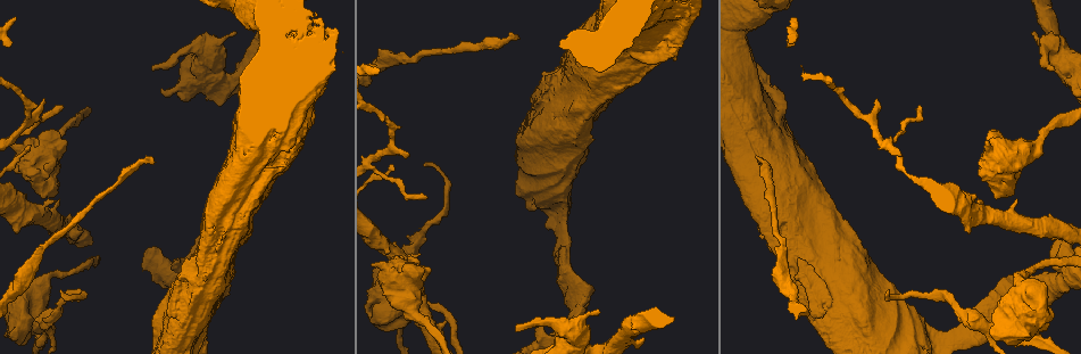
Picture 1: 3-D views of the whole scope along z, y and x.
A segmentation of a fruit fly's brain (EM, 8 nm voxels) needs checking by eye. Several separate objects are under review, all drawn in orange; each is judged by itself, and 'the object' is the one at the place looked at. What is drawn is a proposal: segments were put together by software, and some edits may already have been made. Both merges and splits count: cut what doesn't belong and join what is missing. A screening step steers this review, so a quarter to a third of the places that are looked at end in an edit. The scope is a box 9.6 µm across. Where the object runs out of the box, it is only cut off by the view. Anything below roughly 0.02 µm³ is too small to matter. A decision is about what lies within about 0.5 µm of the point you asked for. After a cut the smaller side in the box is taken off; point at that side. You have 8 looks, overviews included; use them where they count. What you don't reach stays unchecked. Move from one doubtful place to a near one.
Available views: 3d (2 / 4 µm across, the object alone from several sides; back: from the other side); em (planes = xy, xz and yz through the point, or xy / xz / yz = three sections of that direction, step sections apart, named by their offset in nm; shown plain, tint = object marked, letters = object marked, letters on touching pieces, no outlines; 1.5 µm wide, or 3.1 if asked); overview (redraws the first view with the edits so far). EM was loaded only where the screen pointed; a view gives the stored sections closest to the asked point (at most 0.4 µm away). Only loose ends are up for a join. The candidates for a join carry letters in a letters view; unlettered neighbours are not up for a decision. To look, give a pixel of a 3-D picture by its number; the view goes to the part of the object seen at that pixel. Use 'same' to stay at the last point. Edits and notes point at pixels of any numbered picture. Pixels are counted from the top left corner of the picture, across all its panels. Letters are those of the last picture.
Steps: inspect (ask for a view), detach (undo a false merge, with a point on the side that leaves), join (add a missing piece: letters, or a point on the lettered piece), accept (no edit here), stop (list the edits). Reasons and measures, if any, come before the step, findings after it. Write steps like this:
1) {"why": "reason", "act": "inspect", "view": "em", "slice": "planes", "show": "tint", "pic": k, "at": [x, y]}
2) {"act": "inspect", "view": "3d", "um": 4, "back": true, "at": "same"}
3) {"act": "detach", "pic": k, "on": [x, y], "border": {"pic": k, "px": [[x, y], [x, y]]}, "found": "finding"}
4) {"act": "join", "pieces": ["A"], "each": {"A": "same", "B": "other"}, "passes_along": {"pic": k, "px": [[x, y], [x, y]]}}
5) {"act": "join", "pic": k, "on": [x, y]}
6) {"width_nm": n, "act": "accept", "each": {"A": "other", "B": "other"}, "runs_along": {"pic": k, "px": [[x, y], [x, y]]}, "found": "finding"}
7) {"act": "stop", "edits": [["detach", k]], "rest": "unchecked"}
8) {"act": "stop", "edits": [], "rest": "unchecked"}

{"why": "sharp bend", "act": "inspect", "view": "em", "slice": "xy", "step": 4, "show": "tint", "pic": 1, "at": [1038, 332]}

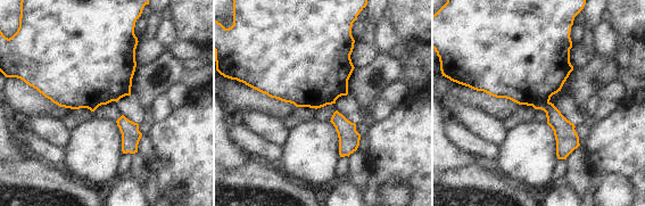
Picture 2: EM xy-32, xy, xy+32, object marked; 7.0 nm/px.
{"why": "another direction", "act": "inspect", "view": "em", "slice": "planes", "show": "tint", "at": "same"}

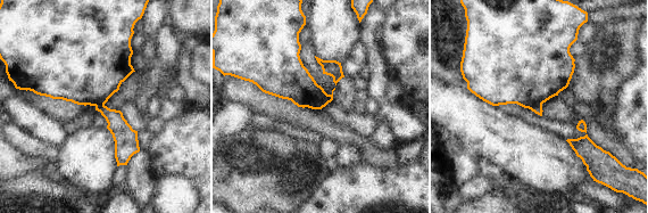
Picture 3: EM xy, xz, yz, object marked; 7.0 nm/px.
{"act": "inspect", "view": "em", "slice": "planes", "show": "letters", "at": "same"}

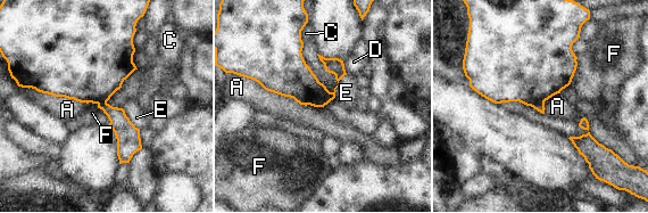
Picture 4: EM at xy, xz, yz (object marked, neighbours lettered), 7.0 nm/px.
{"width_nm": 220, "act": "detach", "pic": 4, "on": [530, 70], "each": {"A": "other", "C": "other", "D": "other", "E": "other", "F": "other"}, "found": "two cells meet here"}

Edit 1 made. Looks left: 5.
{"act": "inspect", "view": "overview"}

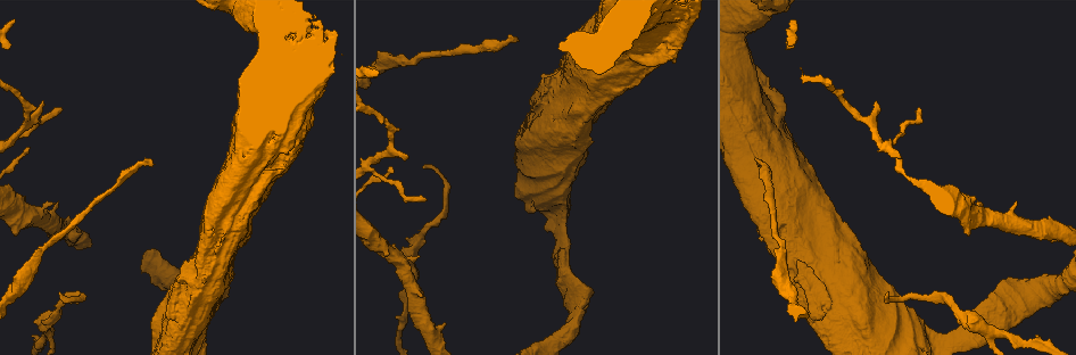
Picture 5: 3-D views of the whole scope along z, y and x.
{"why": "tapers out", "act": "inspect", "view": "3d", "um": 2, "pic": 5, "at": [760, 166]}

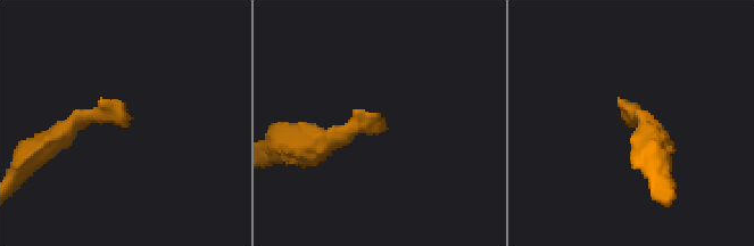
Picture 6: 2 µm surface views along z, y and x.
{"why": "need the tissue", "act": "inspect", "view": "em", "slice": "xy", "step": 4, "show": "plain", "pic": 6, "at": [634, 123]}

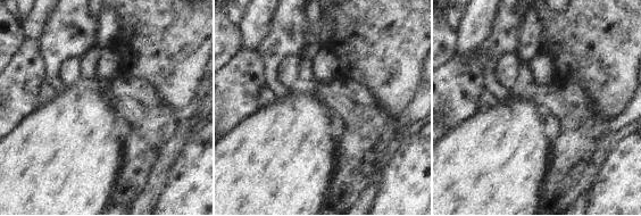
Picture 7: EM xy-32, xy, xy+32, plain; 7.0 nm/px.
{"why": "what lies round it", "act": "inspect", "view": "em", "slice": "xy", "step": 4, "show": "letters", "at": "same"}

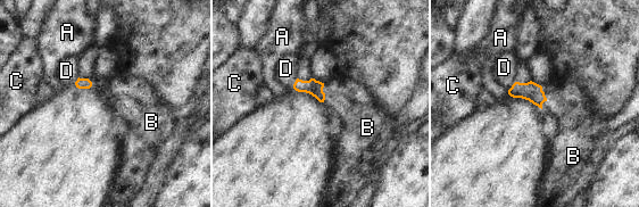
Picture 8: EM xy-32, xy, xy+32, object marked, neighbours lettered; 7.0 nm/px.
{"act": "join", "pieces": ["B"], "each": {"A": "other", "B": "same", "C": "other", "D": "other"}, "passes_along": {"pic": 8, "px": [[315, 88], [322, 89], [355, 98]]}, "found": "it goes on there"}

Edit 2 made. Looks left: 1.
{"act": "stop", "edits": [["detach", 4], ["join", 8]], "rest": "unchecked"}

